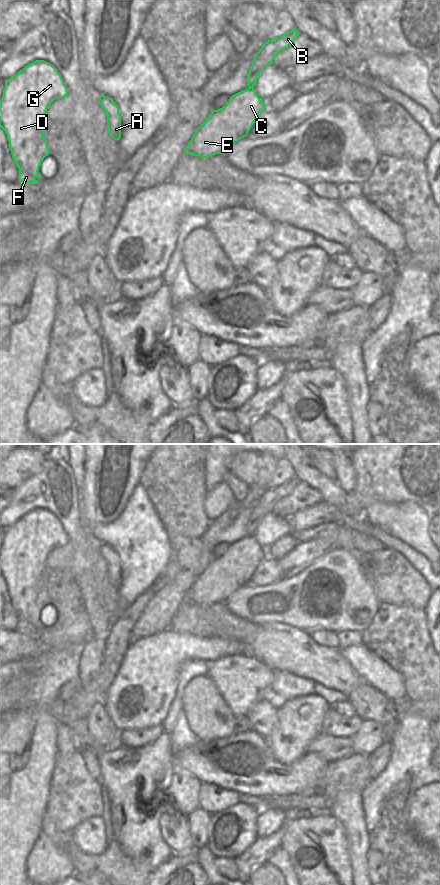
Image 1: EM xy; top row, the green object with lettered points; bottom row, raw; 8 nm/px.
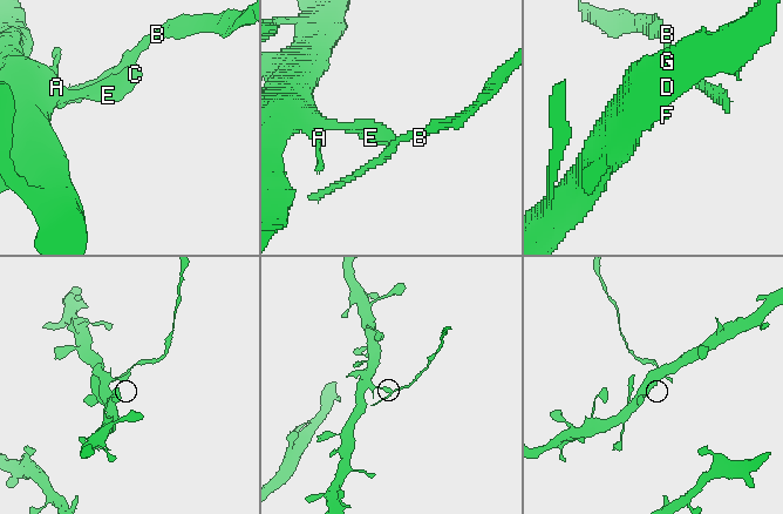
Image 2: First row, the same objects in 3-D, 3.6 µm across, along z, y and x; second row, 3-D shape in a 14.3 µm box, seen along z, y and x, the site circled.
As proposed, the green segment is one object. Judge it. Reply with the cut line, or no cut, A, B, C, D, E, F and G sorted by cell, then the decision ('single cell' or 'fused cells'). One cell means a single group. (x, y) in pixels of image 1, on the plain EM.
cut in xy along (249, 535), (252, 536); A C D E F G / B; fused cells

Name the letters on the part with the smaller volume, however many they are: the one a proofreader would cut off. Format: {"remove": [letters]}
{"remove": ["B"]}

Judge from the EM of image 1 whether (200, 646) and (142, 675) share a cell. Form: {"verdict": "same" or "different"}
{"verdict": "same"}

